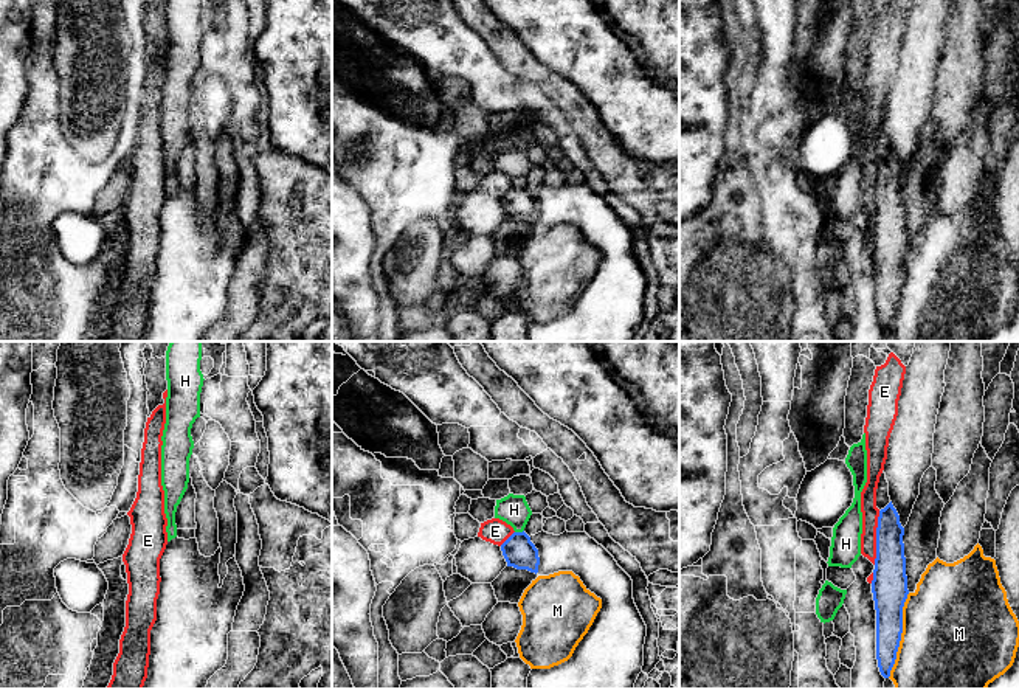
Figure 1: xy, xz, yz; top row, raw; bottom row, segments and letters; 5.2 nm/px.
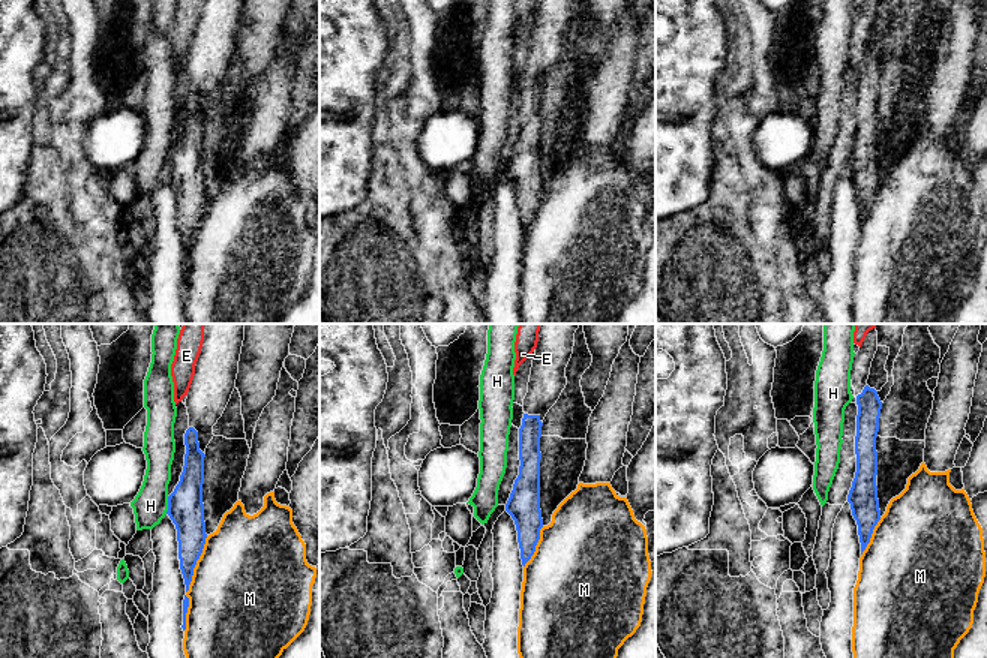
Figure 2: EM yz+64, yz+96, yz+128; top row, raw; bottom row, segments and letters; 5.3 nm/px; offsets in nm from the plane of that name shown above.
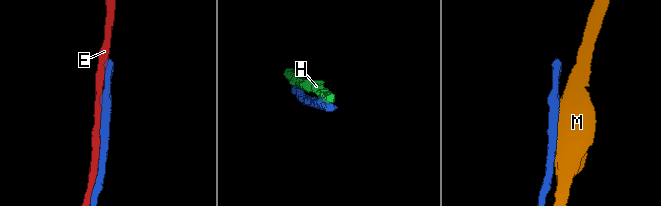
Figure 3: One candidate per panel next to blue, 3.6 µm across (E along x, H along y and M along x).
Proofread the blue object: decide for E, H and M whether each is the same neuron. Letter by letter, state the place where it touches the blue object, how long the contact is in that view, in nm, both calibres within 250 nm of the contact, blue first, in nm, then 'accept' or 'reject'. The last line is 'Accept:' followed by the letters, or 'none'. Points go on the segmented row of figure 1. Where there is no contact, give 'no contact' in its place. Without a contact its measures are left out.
E: yz (877, 537) | 280 nm | 180/90 nm | reject
H: xz (518, 533) | 50 nm | 160/160 nm | reject
M: yz (900, 635) | 460 nm | 180/480 nm | reject
Accept: none

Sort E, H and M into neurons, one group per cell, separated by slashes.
E / H / M

